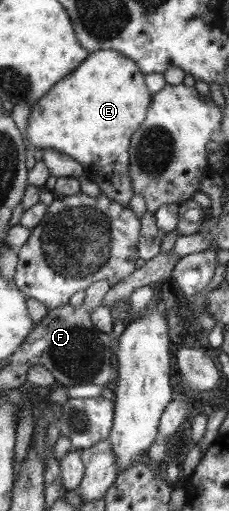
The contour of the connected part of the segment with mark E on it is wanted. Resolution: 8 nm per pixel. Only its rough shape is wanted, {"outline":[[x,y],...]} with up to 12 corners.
{"outline":[[97,50],[29,111],[26,138],[133,193],[128,141],[152,94],[131,59]]}

